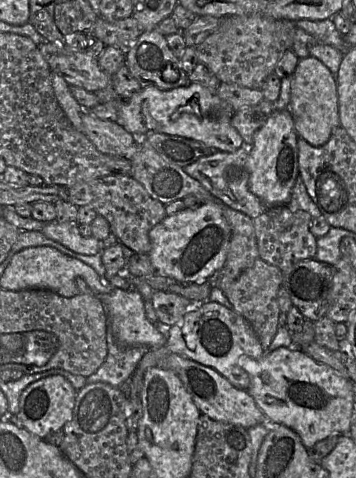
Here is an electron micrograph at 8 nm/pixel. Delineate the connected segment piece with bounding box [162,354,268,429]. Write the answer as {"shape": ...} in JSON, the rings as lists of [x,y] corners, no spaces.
{"shape":[[[178,354],[166,355],[162,360],[162,367],[176,373],[202,415],[206,415],[215,421],[241,426],[245,429],[268,421],[247,390],[235,388],[213,368]]]}

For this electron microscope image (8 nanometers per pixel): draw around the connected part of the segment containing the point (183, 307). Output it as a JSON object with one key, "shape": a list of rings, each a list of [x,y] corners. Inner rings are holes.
{"shape":[[[155,291],[152,294],[152,306],[158,321],[166,325],[176,325],[188,311],[195,310],[207,301],[190,301],[175,293]]]}

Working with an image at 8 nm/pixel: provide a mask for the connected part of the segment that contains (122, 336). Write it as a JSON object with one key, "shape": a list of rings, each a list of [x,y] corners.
{"shape":[[[112,288],[109,293],[96,296],[106,308],[108,326],[119,343],[149,349],[165,346],[167,337],[148,320],[144,299],[137,290]]]}

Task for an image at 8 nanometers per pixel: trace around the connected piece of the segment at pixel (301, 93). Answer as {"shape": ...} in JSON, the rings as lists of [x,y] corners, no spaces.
{"shape":[[[315,57],[300,58],[291,75],[291,97],[288,105],[297,135],[313,146],[322,146],[335,127],[340,126],[337,82],[330,69]]]}

